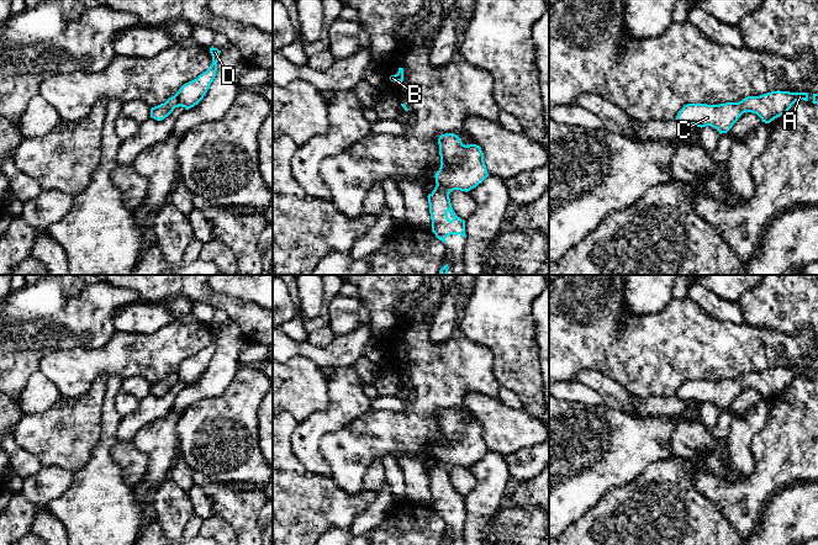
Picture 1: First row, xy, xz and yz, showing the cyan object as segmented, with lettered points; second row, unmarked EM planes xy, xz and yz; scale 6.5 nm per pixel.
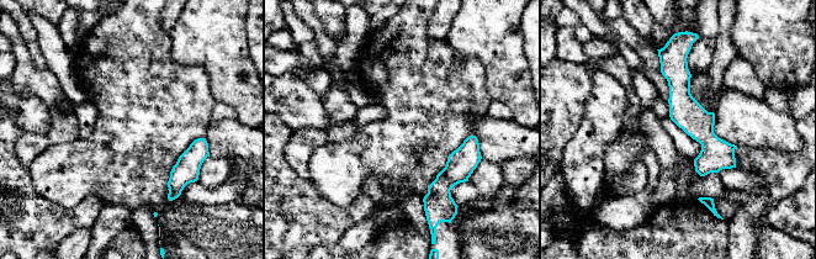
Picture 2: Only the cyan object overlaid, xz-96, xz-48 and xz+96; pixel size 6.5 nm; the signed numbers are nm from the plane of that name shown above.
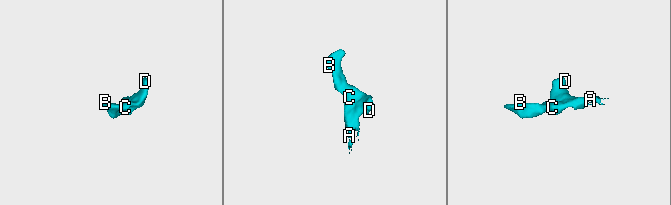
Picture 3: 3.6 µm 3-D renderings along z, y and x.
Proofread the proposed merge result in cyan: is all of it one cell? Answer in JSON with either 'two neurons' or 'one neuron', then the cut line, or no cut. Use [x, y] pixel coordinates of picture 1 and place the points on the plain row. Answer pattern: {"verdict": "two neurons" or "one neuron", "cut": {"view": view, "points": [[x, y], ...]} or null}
{"verdict": "one neuron", "cut": null}

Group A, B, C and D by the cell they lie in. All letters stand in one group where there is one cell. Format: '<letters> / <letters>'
A B C D

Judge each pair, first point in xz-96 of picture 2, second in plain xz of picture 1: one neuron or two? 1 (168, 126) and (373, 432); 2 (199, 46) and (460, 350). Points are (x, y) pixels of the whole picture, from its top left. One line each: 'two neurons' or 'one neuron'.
1: one neuron
2: two neurons

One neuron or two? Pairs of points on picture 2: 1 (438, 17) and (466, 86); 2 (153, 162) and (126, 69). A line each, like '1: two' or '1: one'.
1: two
2: one

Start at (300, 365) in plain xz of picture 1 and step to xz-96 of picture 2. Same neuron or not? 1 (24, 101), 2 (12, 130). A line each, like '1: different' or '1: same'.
1: same
2: different

